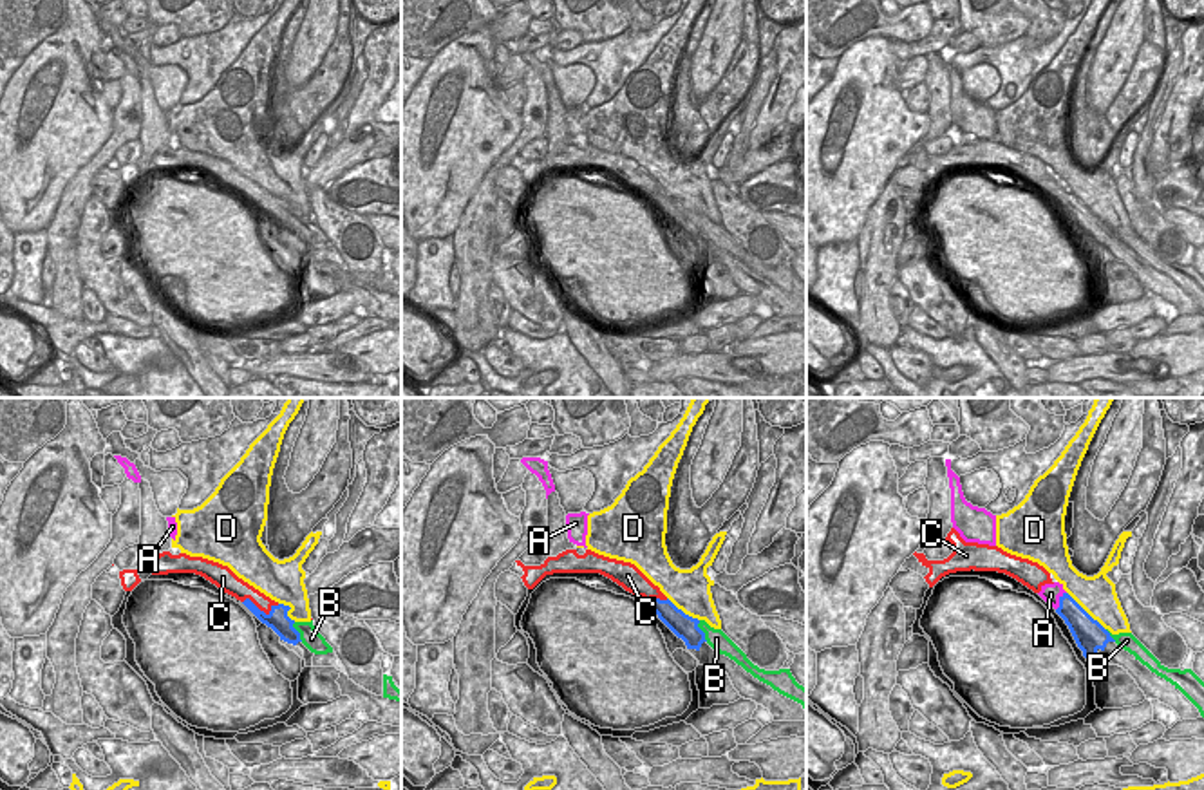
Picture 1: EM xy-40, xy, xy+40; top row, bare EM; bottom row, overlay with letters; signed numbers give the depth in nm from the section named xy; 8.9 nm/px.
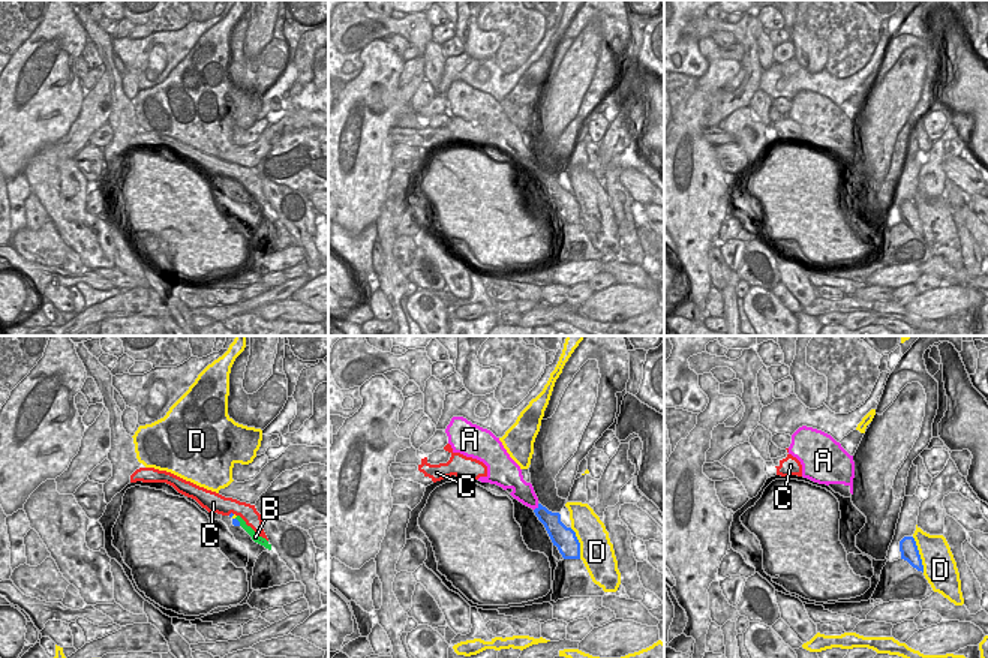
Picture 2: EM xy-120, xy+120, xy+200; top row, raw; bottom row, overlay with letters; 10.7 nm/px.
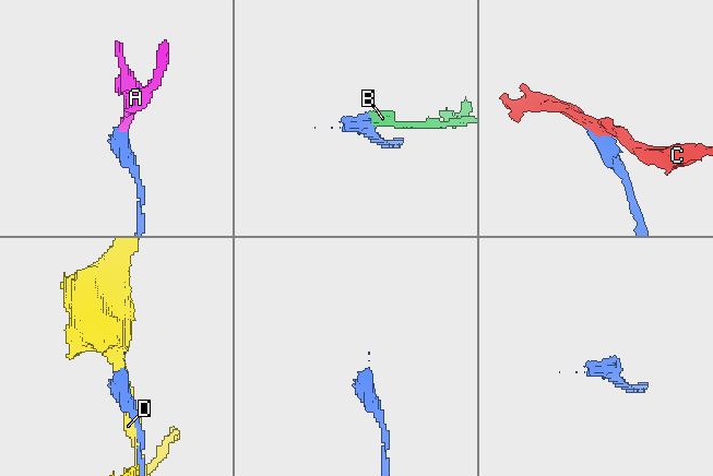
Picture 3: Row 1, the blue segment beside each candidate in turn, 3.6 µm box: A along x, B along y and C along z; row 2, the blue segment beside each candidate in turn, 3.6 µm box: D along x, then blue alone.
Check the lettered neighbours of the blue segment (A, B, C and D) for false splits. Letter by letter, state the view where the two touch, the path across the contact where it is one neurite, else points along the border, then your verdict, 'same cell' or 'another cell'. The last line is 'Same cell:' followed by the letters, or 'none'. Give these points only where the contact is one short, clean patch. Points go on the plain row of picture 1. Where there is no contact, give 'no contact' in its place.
A: meets blue in xy+40; same cell
B: meets blue in xy; border along xy (698, 216), (707, 235); another cell
C: meets blue in xy-40; border along xy-40 (243, 196), (250, 194), (266, 208), (279, 199); another cell
D: meets blue in xy+40; another cell
Same cell: A

